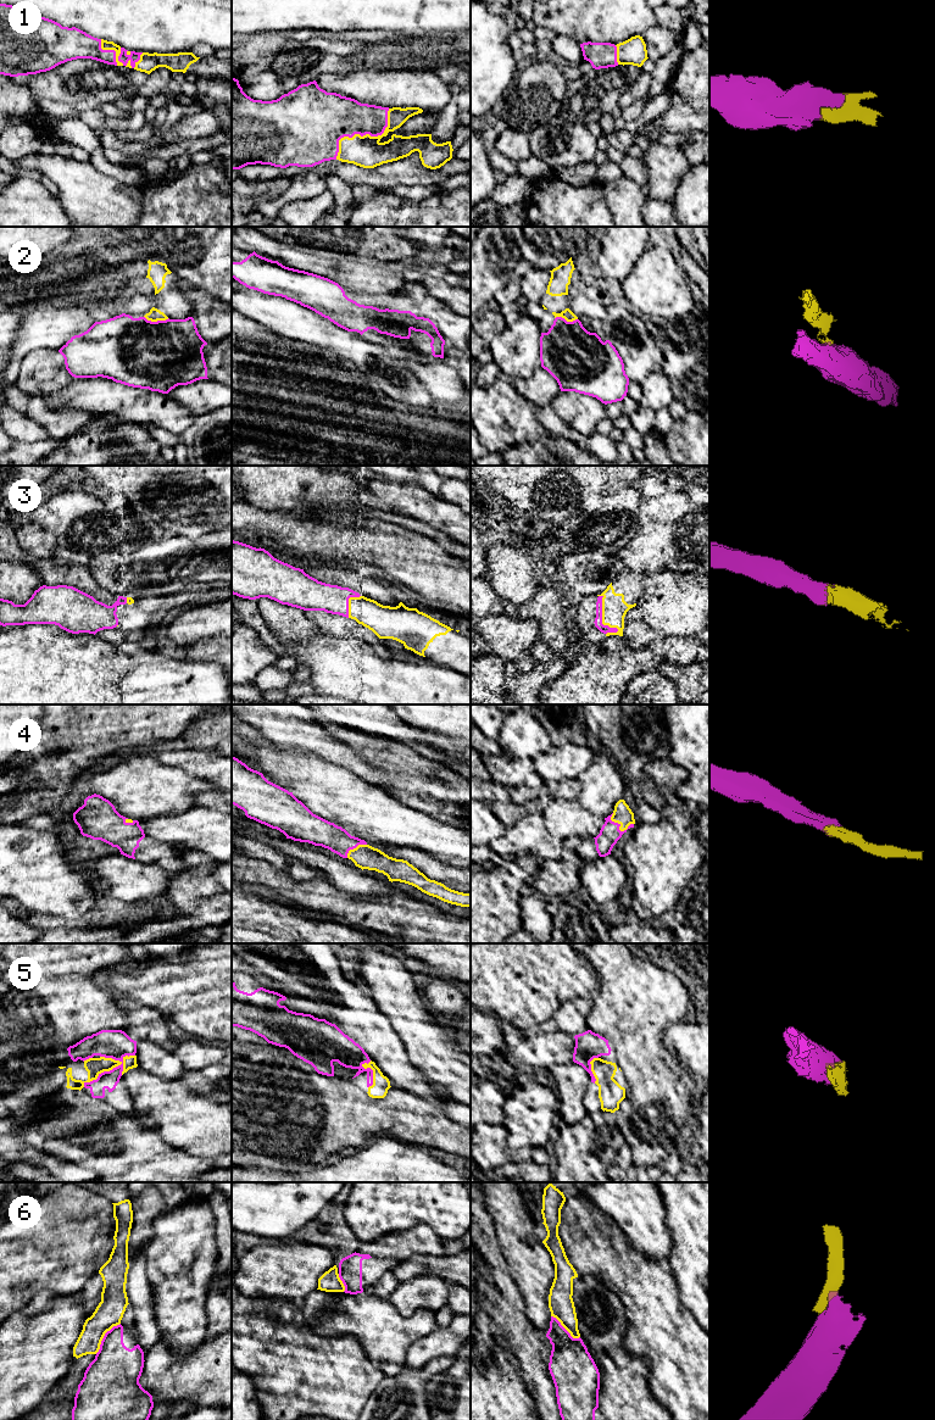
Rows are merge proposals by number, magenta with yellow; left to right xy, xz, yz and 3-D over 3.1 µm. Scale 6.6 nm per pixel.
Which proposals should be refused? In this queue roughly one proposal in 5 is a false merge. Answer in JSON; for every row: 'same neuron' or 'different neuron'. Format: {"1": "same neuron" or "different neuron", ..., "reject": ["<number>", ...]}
{"1": "same neuron", "2": "different neuron", "3": "same neuron", "4": "same neuron", "5": "same neuron", "6": "different neuron", "reject": ["2", "6"]}

